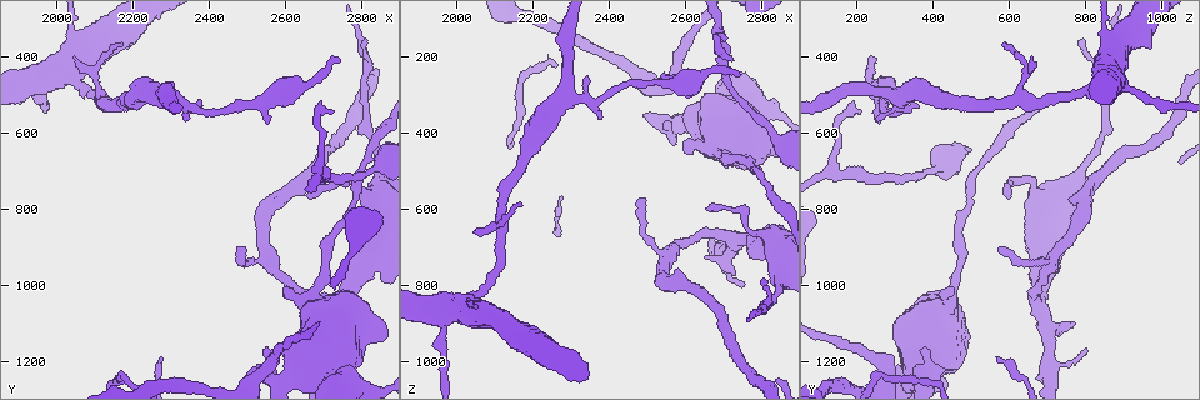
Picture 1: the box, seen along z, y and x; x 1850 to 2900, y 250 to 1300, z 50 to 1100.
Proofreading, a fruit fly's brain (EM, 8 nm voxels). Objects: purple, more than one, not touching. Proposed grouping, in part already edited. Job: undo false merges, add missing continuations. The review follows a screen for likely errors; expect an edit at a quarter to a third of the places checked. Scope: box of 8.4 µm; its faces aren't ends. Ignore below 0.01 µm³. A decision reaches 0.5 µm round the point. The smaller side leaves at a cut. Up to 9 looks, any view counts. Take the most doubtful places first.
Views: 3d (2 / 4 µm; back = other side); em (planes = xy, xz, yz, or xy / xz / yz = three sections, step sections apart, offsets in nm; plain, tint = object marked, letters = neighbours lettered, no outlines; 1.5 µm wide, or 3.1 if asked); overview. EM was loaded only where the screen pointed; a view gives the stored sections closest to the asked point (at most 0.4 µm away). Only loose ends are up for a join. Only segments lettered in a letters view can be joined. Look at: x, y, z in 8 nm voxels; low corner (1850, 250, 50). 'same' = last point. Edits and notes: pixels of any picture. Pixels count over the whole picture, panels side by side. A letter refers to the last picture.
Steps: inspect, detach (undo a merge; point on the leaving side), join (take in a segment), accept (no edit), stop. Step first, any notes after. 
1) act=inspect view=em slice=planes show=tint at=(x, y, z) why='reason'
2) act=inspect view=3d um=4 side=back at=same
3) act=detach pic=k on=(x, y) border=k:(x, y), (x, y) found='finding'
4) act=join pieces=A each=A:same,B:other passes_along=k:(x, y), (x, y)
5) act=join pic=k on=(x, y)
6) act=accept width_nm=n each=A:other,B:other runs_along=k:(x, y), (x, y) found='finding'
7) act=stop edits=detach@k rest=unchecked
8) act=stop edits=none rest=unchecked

act=inspect view=em slice=xz step=8 show=tint at=(2655, 765, 595) why='branch stops here'

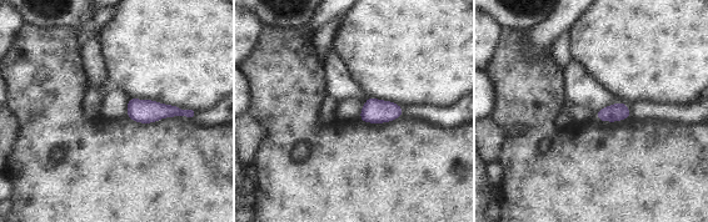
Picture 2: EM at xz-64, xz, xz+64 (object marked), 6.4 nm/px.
act=inspect view=em slice=planes show=letters at=same

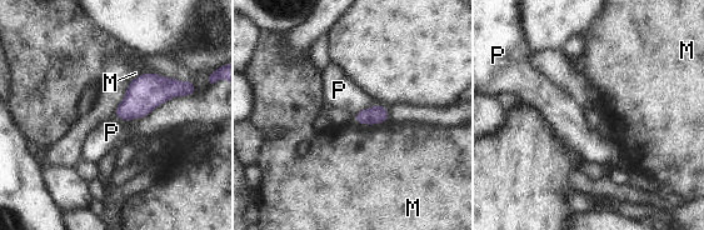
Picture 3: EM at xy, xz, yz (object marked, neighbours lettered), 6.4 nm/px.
act=accept each=M:other,P:other border=3:(194, 93), (139, 118), (113, 113) found='none of them fits'

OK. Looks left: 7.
act=inspect view=3d um=2 at=(2345, 565, 260) why='branch stops here'

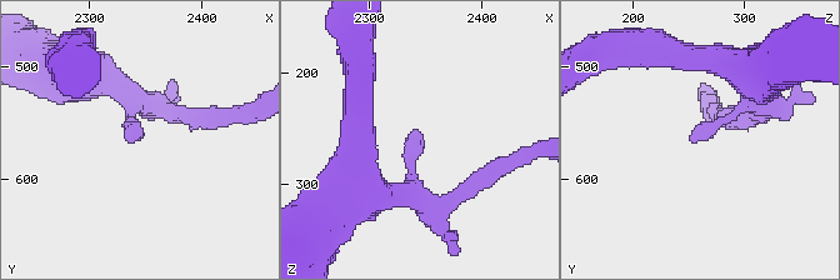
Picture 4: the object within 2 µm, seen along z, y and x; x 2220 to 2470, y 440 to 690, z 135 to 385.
act=inspect view=em slice=planes show=tint at=(2340, 564, 248)

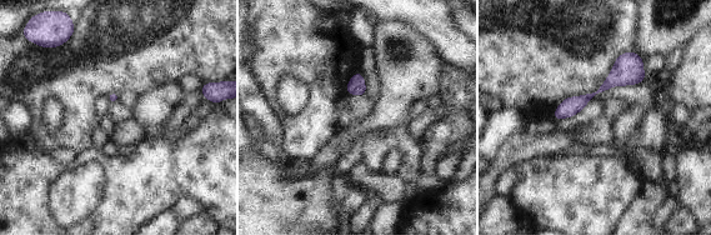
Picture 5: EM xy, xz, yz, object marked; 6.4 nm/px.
act=inspect view=em slice=planes show=letters at=same why='see the neighbours'

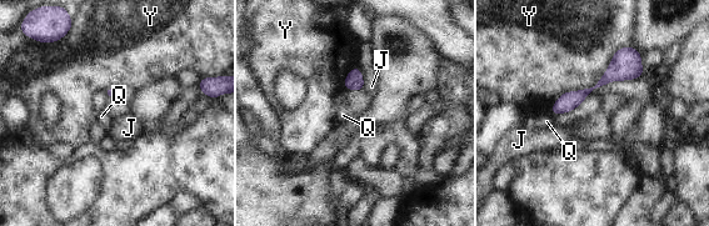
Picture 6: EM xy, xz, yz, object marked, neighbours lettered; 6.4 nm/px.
act=accept width_nm=110 each=J:other,Q:other,Y:other runs_along=6:(612, 73), (594, 88), (554, 110) found='no lettered segment goes on from it'

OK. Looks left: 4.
act=inspect view=3d um=2 at=(2815, 360, 790) why='free end'

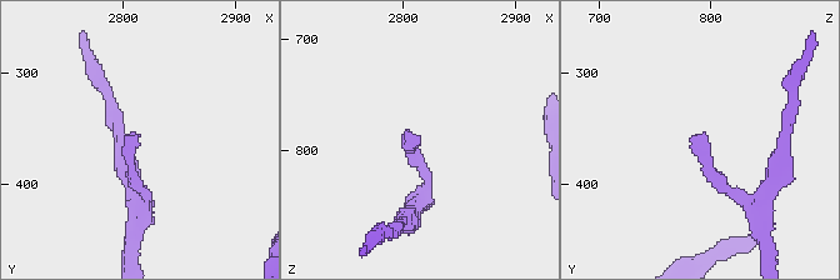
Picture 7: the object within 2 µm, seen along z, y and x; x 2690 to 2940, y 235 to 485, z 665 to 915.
act=inspect view=em slice=planes show=plain at=(2814, 356, 786)

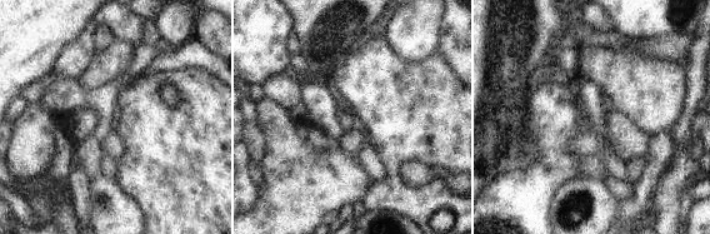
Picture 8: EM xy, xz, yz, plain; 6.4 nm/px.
act=inspect view=em slice=planes show=letters at=same why='what lies round it'

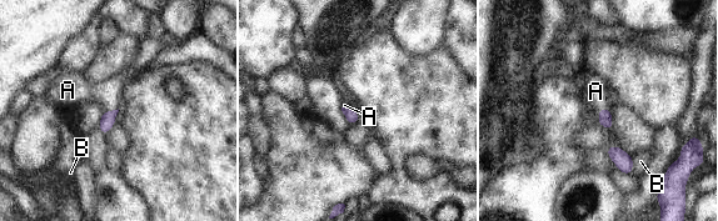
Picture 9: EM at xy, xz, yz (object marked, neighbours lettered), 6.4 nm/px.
act=join pieces=A width_nm=90 each=A:same,B:other passes_along=9:(108, 117), (110, 111), (79, 89) found='the neuron continues'

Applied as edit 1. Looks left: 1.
act=stop edits=join@9 rest=unchecked

